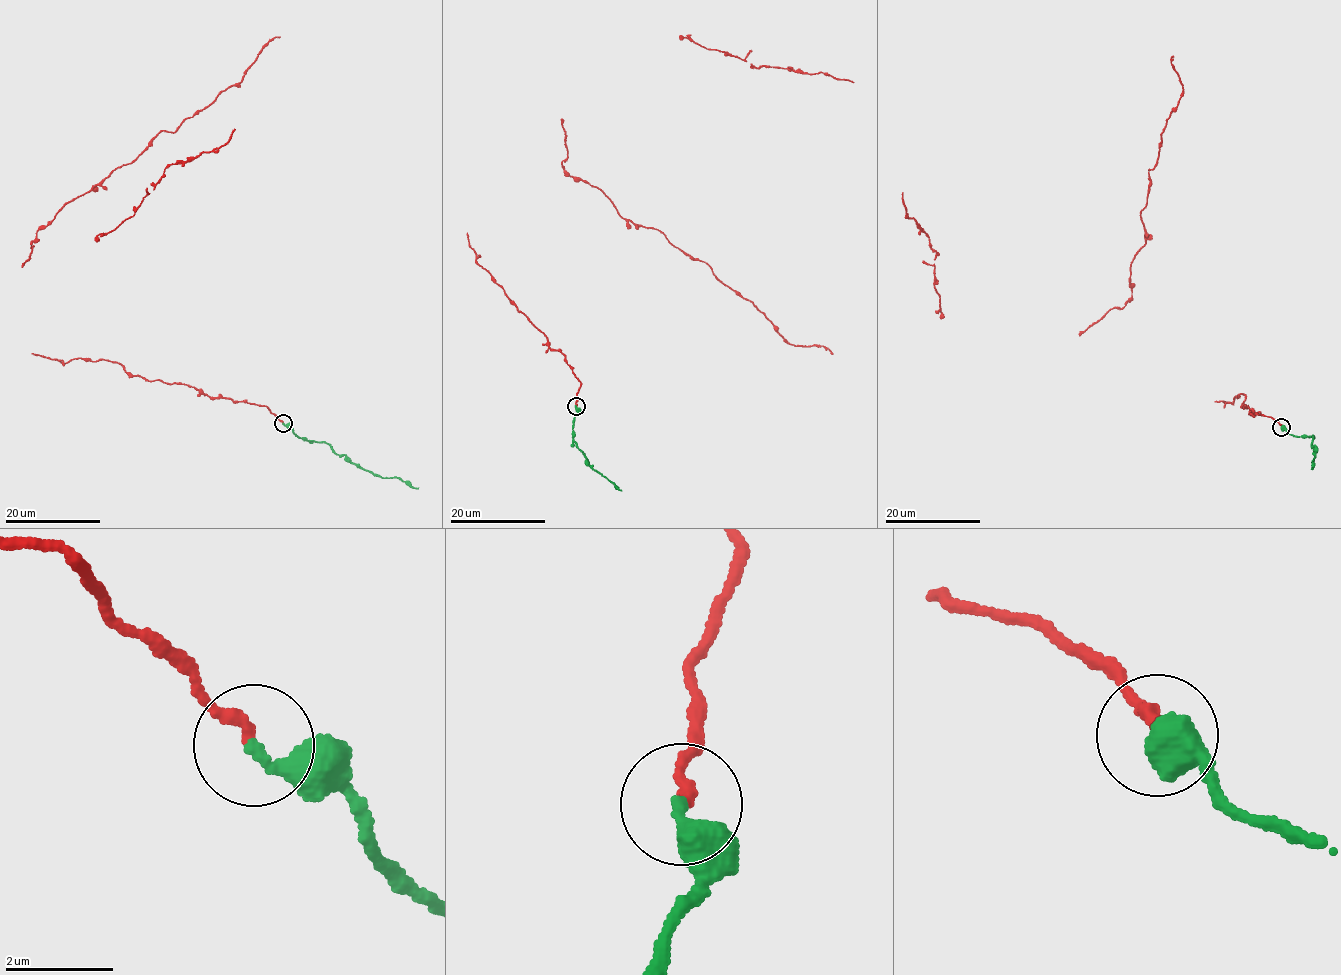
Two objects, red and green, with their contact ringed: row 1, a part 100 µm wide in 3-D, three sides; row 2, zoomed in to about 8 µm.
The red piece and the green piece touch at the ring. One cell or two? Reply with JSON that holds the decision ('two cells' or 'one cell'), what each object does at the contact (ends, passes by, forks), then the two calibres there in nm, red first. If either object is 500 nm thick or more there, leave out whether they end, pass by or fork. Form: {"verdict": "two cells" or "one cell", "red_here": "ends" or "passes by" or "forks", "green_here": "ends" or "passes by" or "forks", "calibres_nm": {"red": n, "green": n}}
{"verdict": "one cell", "red_here": "ends", "green_here": "ends", "calibres_nm": {"red": 220, "green": 220}}

